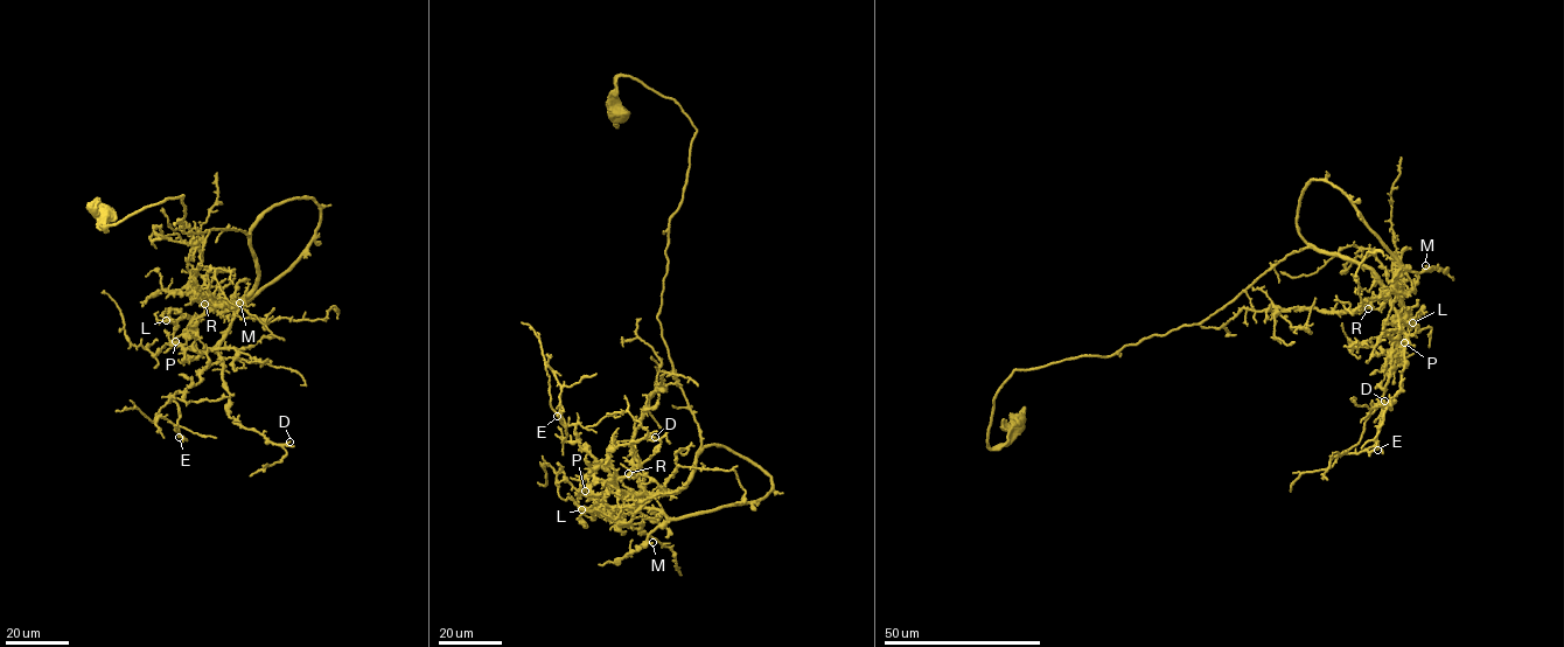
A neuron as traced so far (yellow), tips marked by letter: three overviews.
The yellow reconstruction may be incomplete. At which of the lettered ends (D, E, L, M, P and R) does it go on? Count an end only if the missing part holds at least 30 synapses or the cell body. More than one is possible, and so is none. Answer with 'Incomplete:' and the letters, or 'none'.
Incomplete: D

